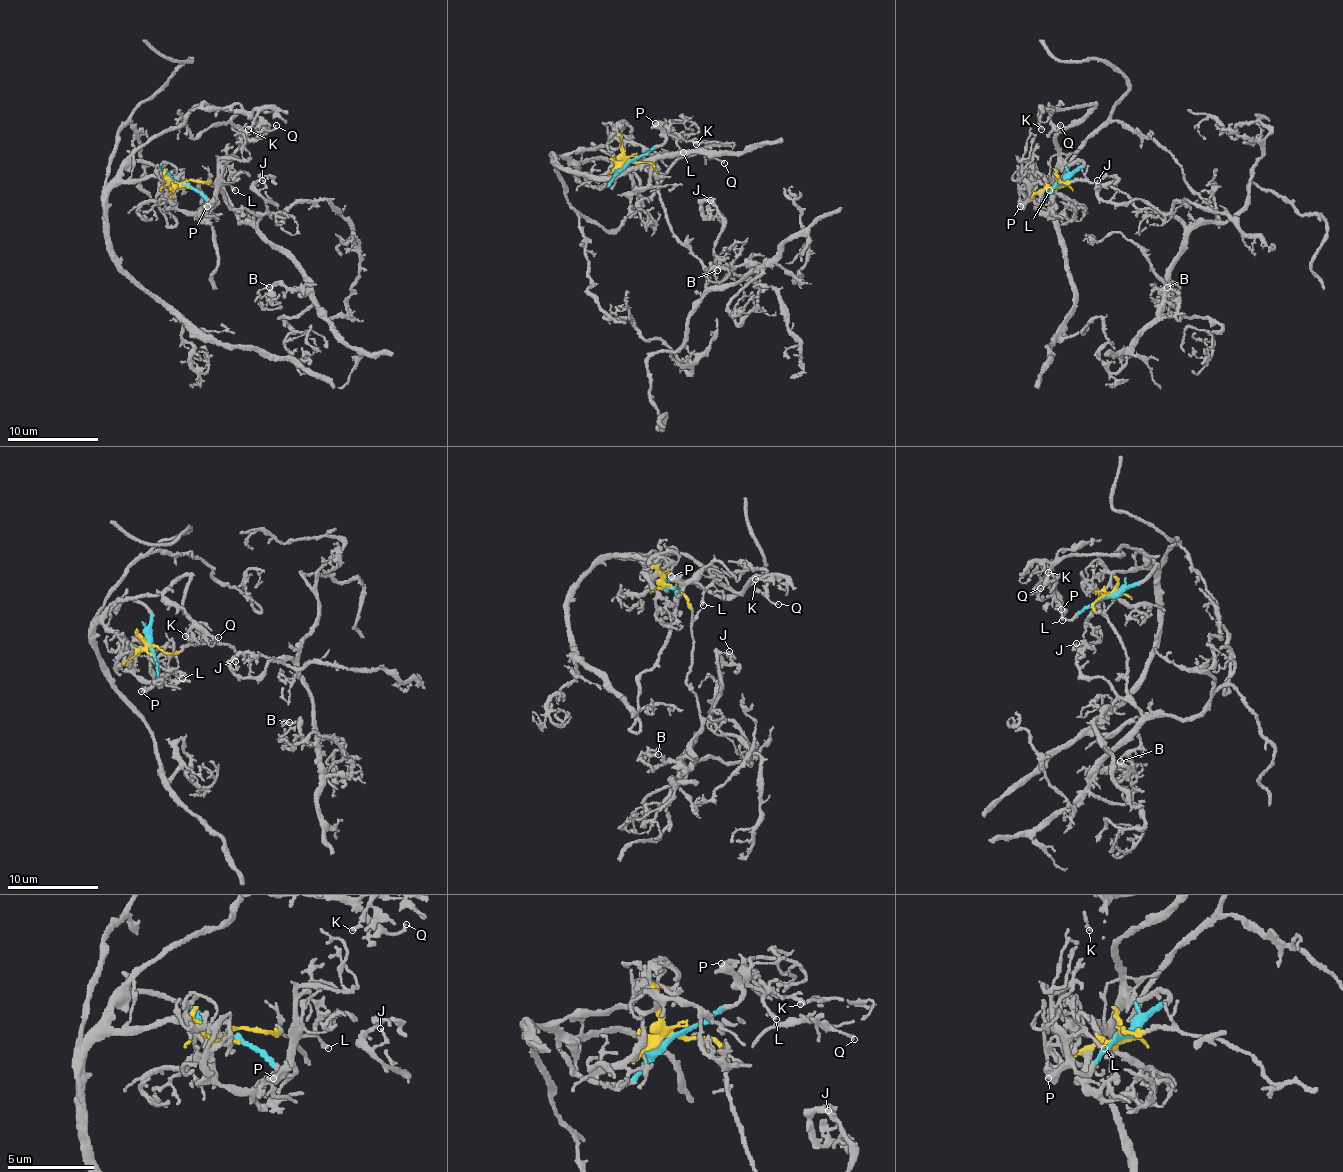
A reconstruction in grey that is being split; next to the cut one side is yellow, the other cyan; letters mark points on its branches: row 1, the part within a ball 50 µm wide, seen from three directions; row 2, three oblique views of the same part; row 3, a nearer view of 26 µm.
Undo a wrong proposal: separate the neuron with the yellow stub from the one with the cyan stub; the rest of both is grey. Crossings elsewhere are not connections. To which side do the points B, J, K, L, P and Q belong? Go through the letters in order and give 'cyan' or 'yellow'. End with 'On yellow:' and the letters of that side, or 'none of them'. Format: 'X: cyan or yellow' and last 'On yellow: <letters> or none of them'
B: yellow
J: yellow
K: cyan
L: cyan
P: cyan
Q: cyan
On yellow: B, J

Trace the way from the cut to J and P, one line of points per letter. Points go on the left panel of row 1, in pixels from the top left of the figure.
J: (181, 184), (211, 179), (233, 209), (258, 213), (265, 211), (267, 200), (274, 202), (261, 195), (263, 179)
P: (181, 184), (199, 191), (213, 204), (217, 202), (213, 200), (206, 207)

